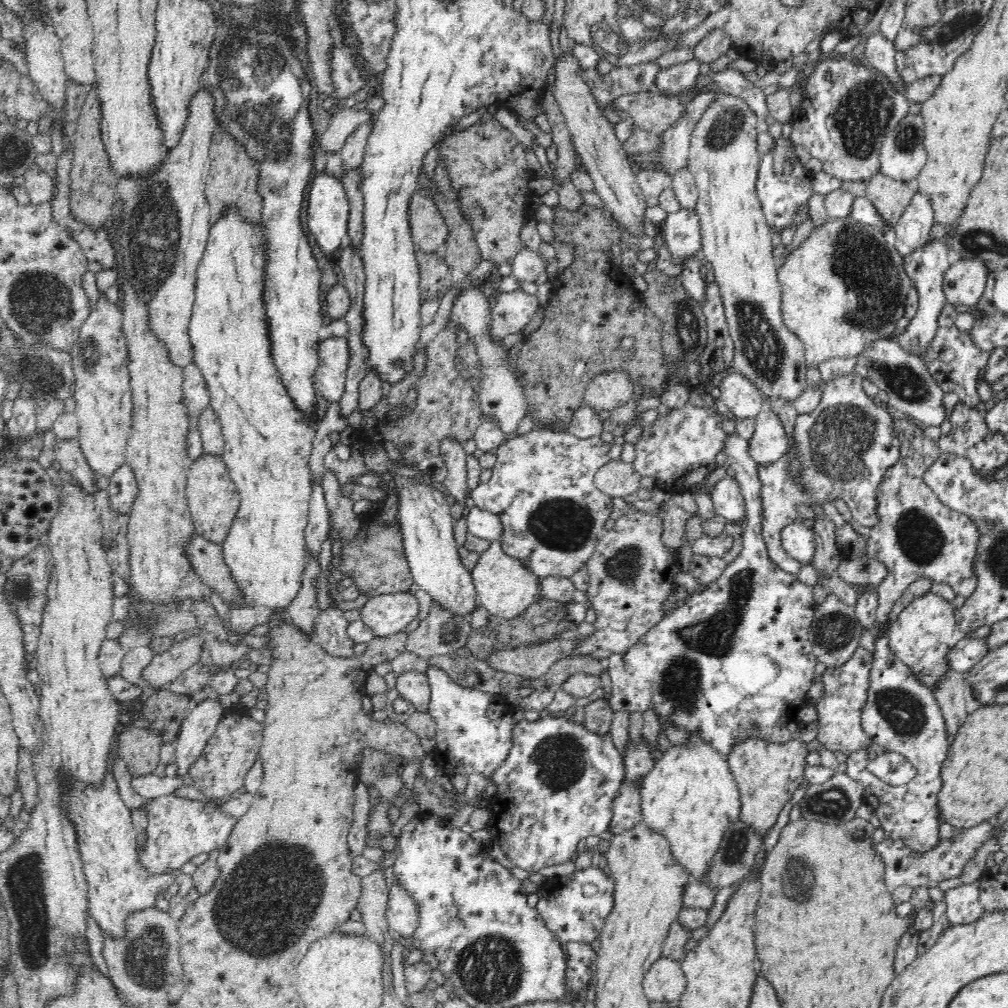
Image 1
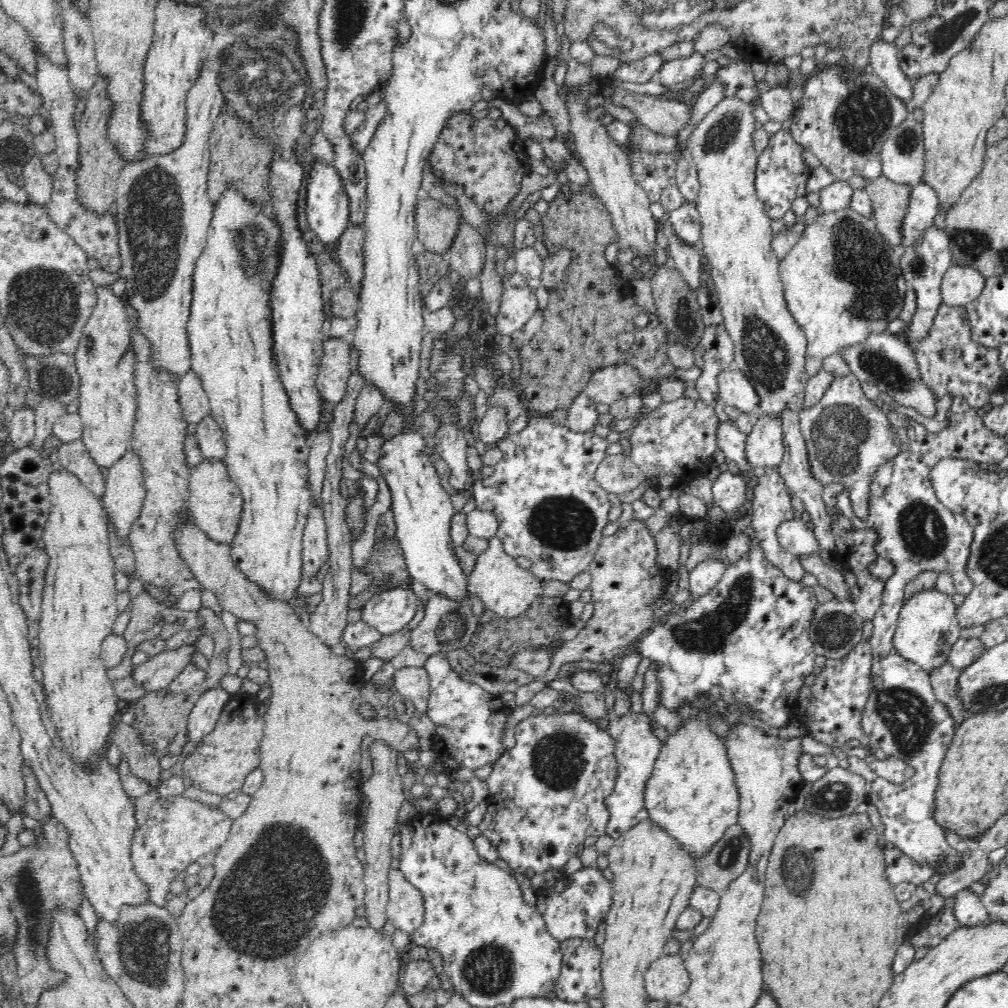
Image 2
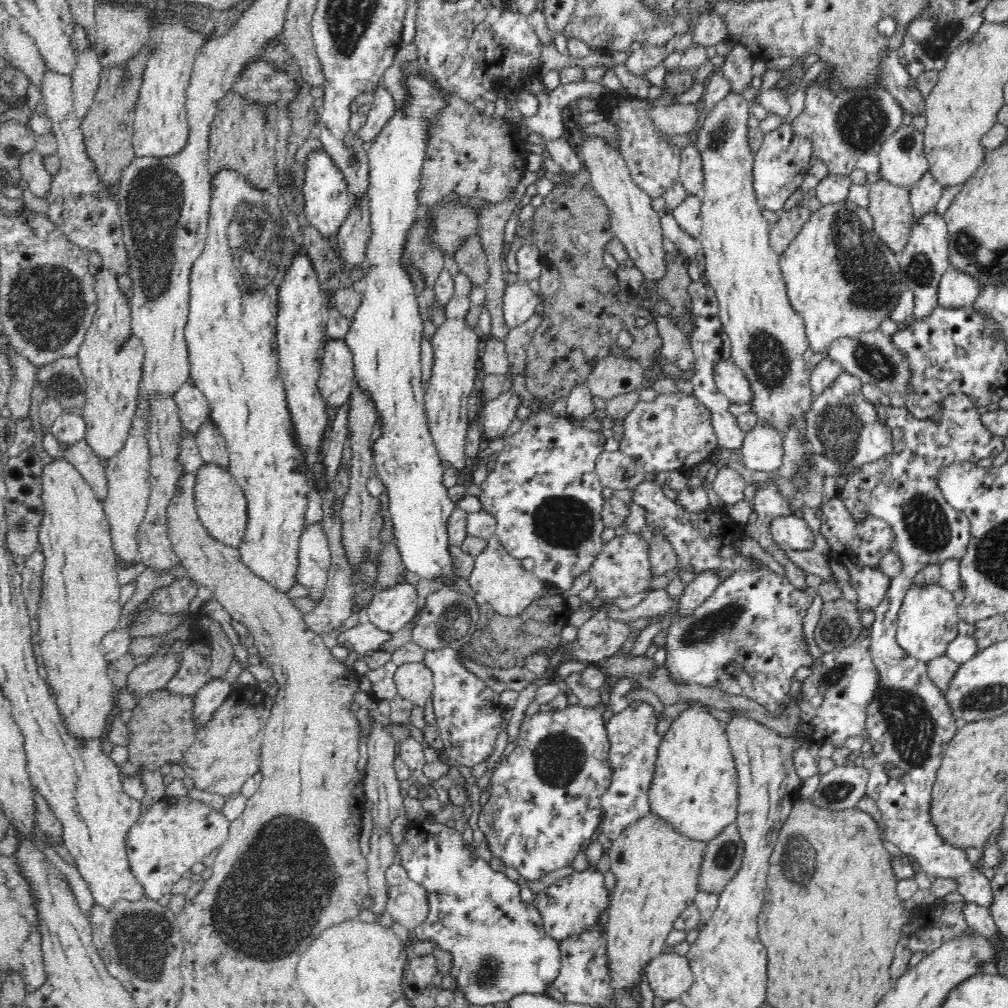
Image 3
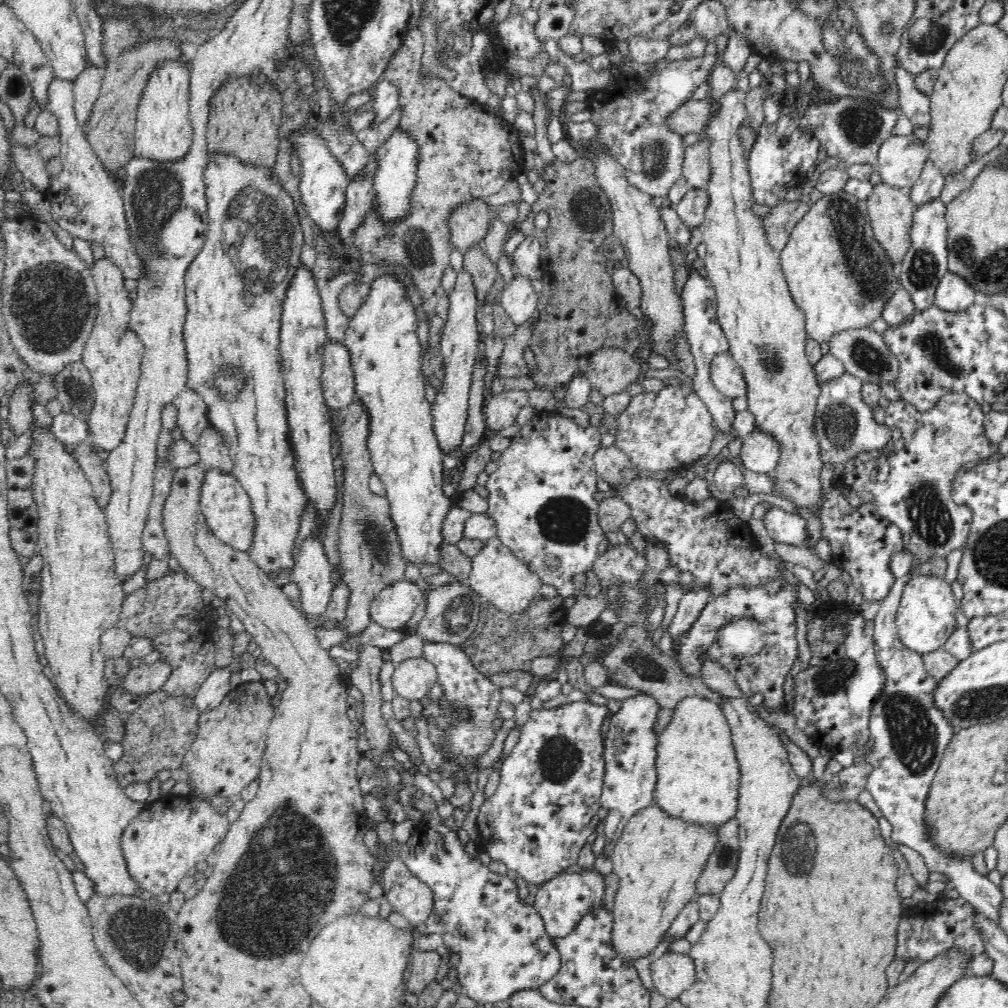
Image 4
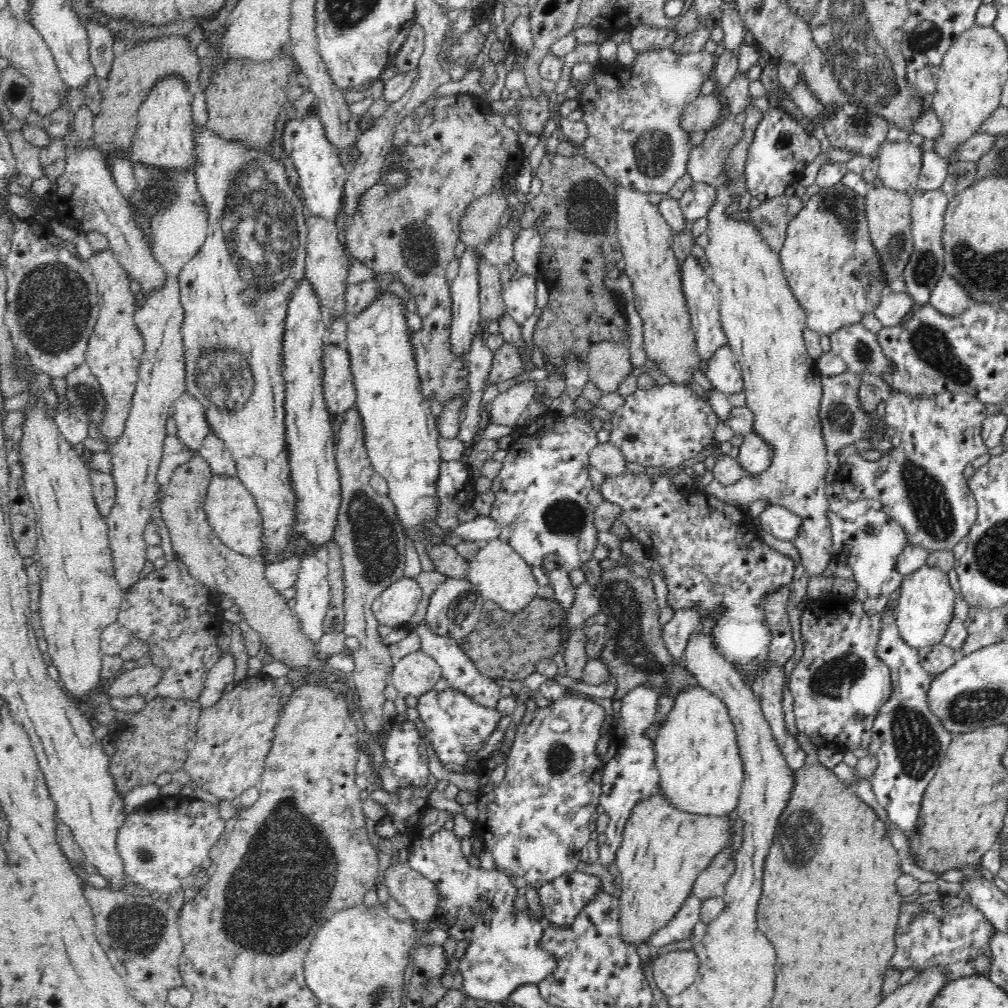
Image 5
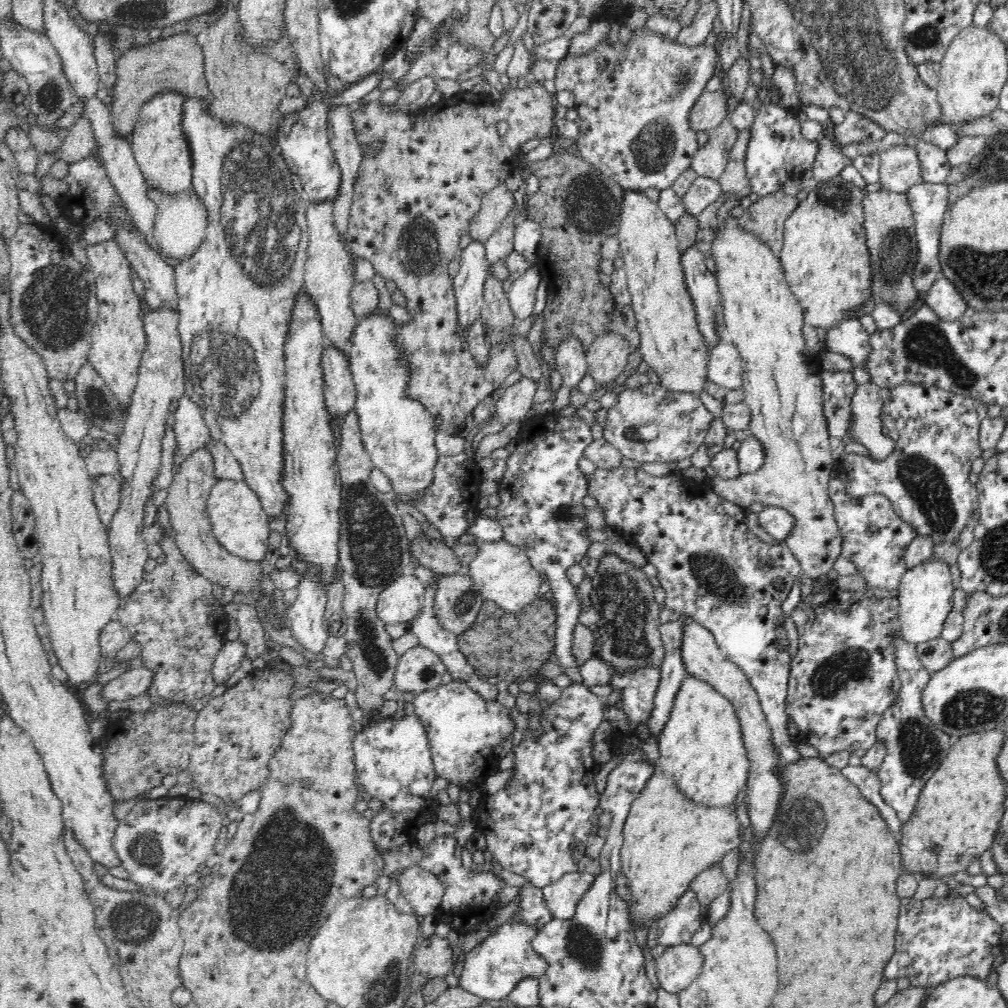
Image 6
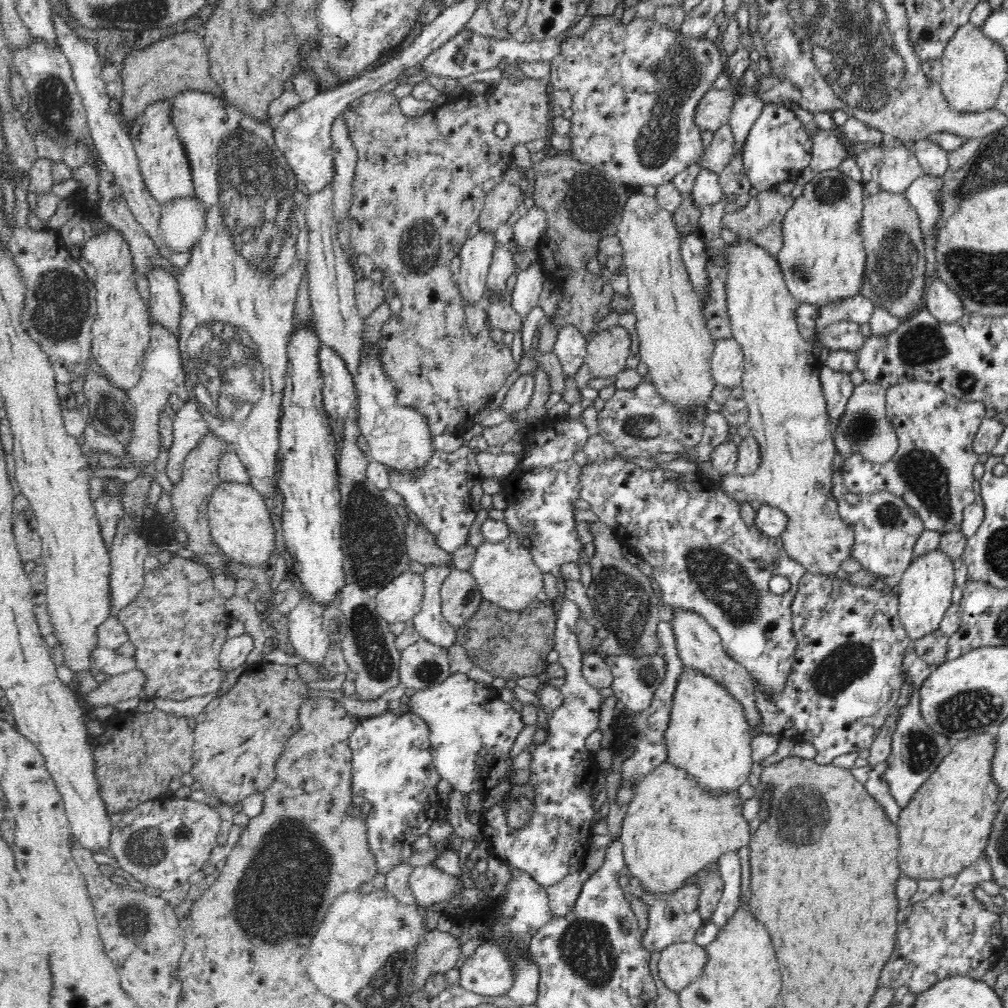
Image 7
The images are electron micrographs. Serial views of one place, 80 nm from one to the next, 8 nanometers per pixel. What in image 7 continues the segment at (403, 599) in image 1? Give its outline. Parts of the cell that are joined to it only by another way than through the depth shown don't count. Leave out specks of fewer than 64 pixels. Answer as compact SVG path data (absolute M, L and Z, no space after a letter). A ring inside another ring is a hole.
M412 571L403 572L377 594L378 616L389 623L408 624L422 608L424 589L422 575Z

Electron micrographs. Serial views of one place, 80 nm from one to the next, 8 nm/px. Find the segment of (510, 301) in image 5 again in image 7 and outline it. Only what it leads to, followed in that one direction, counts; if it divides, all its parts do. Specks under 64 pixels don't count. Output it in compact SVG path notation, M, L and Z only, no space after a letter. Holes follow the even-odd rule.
M538 262L517 276L516 286L512 290L512 309L522 318L535 308L541 300L540 293L543 289L545 277Z

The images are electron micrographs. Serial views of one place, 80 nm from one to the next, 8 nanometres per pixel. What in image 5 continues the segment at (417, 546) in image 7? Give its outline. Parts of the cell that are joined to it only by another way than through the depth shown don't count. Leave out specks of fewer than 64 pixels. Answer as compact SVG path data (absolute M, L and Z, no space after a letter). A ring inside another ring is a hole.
M439 543L432 544L426 551L440 574L444 574L451 579L467 578L469 561L461 556L454 547Z

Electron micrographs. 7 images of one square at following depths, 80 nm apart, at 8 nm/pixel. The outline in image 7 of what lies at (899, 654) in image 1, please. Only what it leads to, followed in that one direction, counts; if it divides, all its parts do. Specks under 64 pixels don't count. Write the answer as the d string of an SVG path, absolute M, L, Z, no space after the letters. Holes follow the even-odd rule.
M935 551L916 557L904 571L899 588L899 615L906 635L913 641L937 631L943 616L952 604L952 588L955 585L953 562L946 553Z

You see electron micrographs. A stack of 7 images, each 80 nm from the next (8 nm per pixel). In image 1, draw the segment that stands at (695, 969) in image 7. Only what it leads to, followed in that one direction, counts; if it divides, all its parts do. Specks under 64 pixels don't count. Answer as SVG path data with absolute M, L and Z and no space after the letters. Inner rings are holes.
M660 957L644 975L642 988L649 1002L679 1000L686 986L686 977L677 960Z

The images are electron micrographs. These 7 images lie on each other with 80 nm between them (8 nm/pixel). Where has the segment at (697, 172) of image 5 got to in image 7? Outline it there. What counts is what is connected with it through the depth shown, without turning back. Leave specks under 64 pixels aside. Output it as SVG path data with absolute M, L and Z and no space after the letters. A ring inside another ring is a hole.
M729 124L713 131L710 145L702 152L698 167L719 175L734 156L734 135Z

